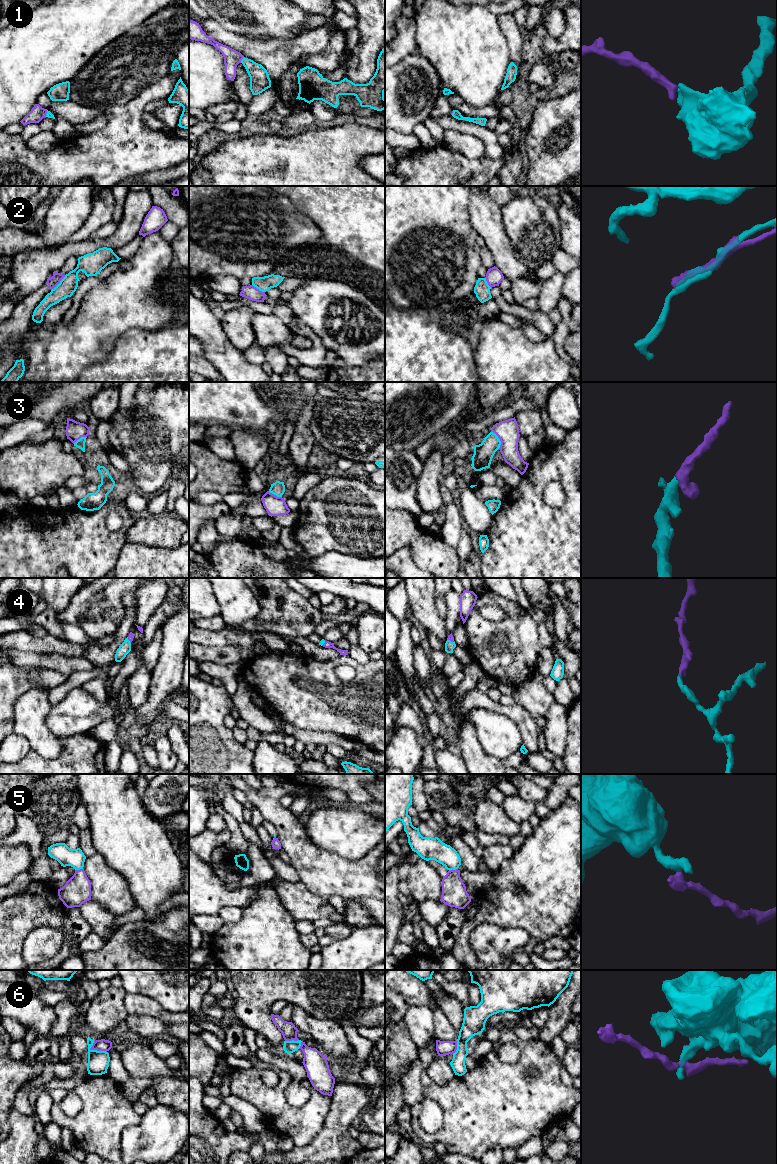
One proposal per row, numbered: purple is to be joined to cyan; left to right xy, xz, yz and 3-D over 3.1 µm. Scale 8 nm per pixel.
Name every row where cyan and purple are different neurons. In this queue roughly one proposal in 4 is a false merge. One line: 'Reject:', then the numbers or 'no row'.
Reject: 2, 6

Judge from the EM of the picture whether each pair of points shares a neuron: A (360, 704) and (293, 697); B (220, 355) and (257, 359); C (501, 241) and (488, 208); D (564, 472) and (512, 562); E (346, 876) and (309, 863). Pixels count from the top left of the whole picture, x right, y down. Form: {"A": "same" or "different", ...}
{"A": "same", "B": "different", "C": "same", "D": "same", "E": "same"}

